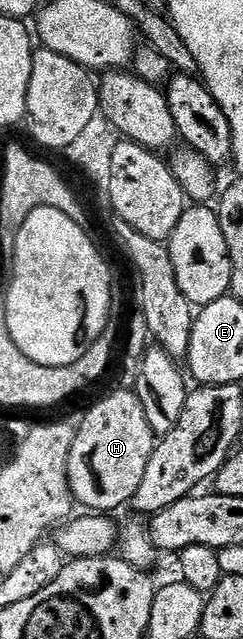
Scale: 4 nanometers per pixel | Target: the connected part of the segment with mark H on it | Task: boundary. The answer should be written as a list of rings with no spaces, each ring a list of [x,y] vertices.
[[[116,390],[103,396],[83,416],[75,428],[75,441],[69,450],[67,477],[72,497],[95,514],[111,514],[114,508],[130,505],[145,466],[153,454],[157,437],[145,418],[145,406],[131,390]]]

